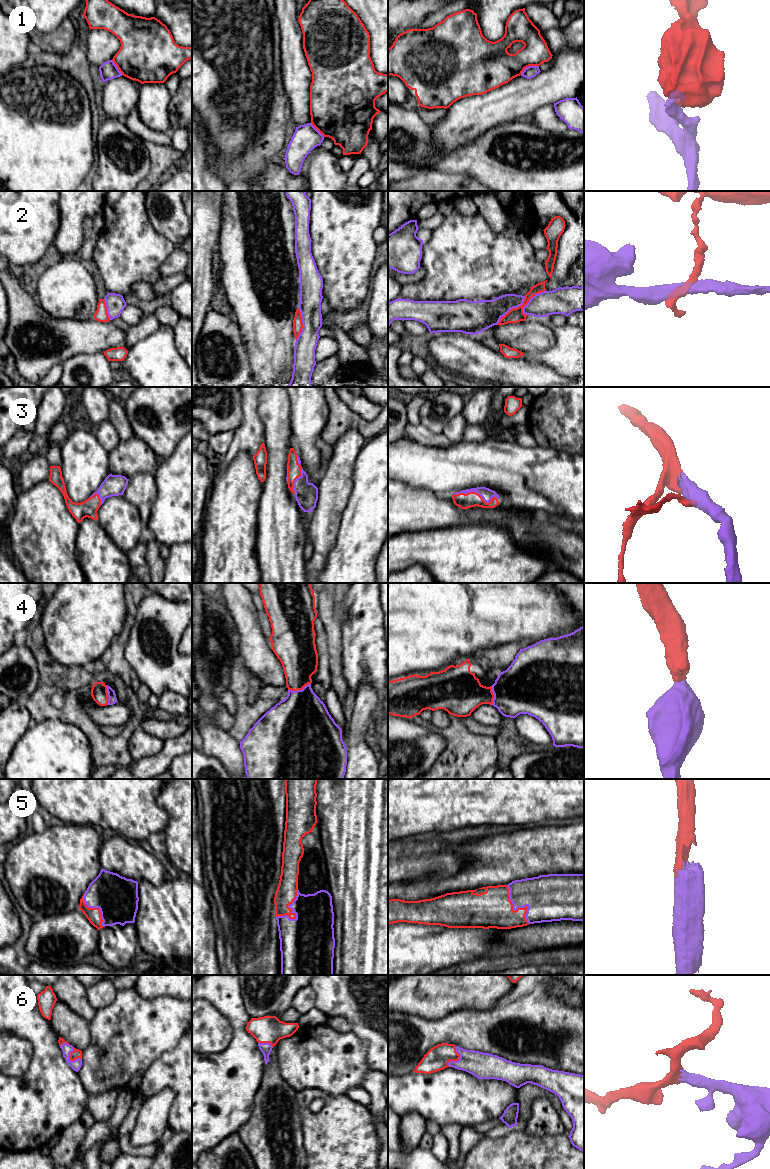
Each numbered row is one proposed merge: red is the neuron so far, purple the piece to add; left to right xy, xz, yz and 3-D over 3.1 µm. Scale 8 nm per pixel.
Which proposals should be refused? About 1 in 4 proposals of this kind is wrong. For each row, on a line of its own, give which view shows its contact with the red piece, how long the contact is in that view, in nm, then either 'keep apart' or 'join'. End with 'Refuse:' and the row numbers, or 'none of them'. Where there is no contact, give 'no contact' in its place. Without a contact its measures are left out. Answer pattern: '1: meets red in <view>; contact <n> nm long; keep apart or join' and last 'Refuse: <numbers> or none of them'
1: meets red in yz; contact 170 nm long; keep apart
2: meets red in yz; contact 340 nm long; keep apart
3: meets red in yz; contact 340 nm long; join
4: meets red in xz; contact 190 nm long; join
5: meets red in yz; contact 360 nm long; join
6: meets red in yz; contact 180 nm long; join
Refuse: 1, 2

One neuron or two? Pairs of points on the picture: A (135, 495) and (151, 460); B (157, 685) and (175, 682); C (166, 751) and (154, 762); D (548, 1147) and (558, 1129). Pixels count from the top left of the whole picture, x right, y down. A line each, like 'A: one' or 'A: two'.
A: two
B: one
C: one
D: two

